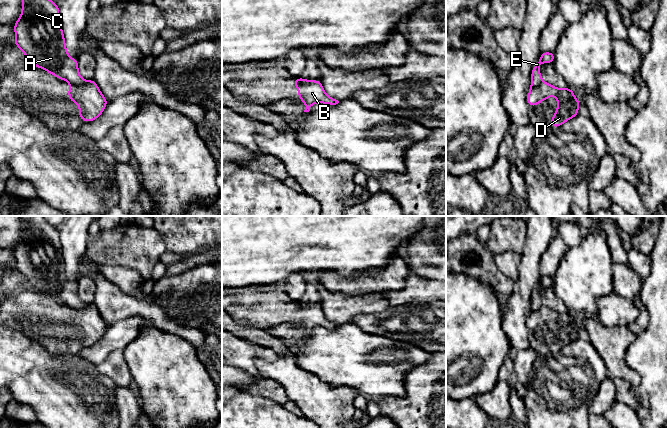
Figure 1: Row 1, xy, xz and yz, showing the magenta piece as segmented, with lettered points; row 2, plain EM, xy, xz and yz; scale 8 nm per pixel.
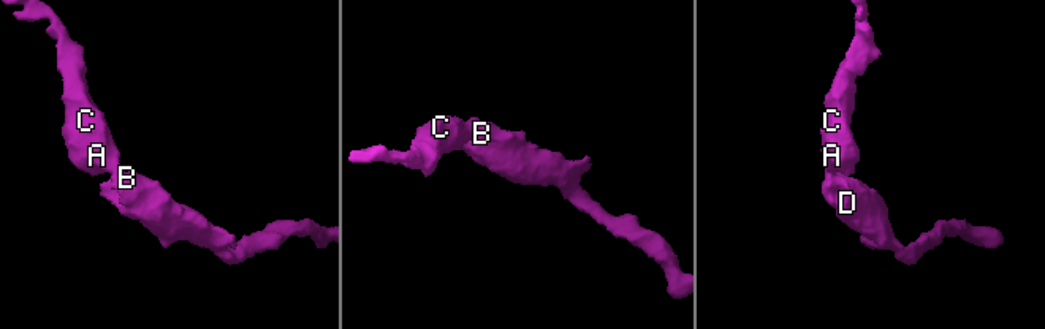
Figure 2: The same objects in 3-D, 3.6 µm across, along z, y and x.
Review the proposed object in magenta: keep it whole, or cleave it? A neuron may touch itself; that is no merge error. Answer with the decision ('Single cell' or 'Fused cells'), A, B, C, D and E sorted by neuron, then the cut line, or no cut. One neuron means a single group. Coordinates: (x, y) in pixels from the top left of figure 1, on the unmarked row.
Fused cells. Groups: A C E / B D. Split along xy (86, 305), (73, 309)

